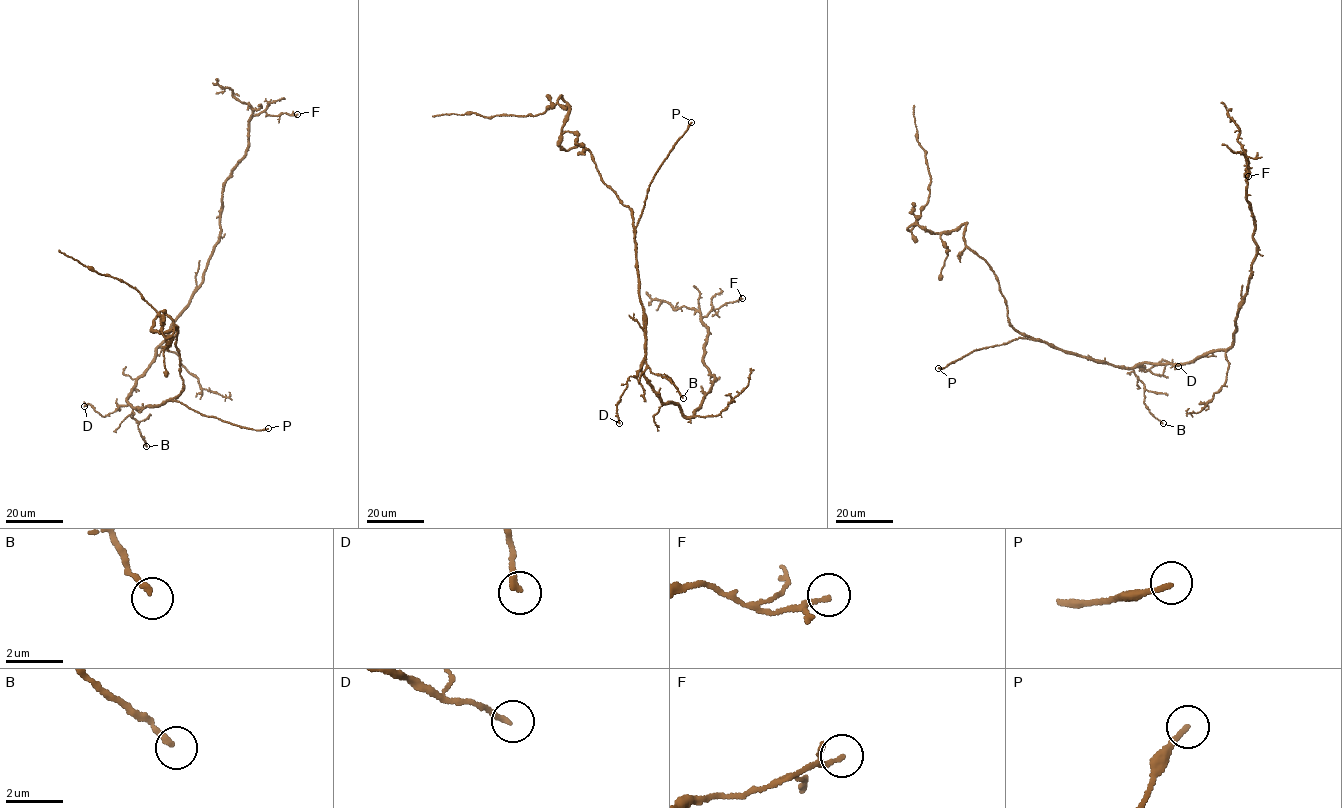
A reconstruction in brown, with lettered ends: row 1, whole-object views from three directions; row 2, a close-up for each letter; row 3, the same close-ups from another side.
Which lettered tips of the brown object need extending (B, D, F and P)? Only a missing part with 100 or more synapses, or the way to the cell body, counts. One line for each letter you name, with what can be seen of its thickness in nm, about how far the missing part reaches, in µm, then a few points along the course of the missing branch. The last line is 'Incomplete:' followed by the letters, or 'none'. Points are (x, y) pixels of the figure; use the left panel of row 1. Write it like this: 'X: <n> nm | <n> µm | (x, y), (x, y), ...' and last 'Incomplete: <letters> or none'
P: 180 nm | 40 µm | (268, 428), (280, 428), (297, 422), (339, 394), (351, 394)
Incomplete: P

